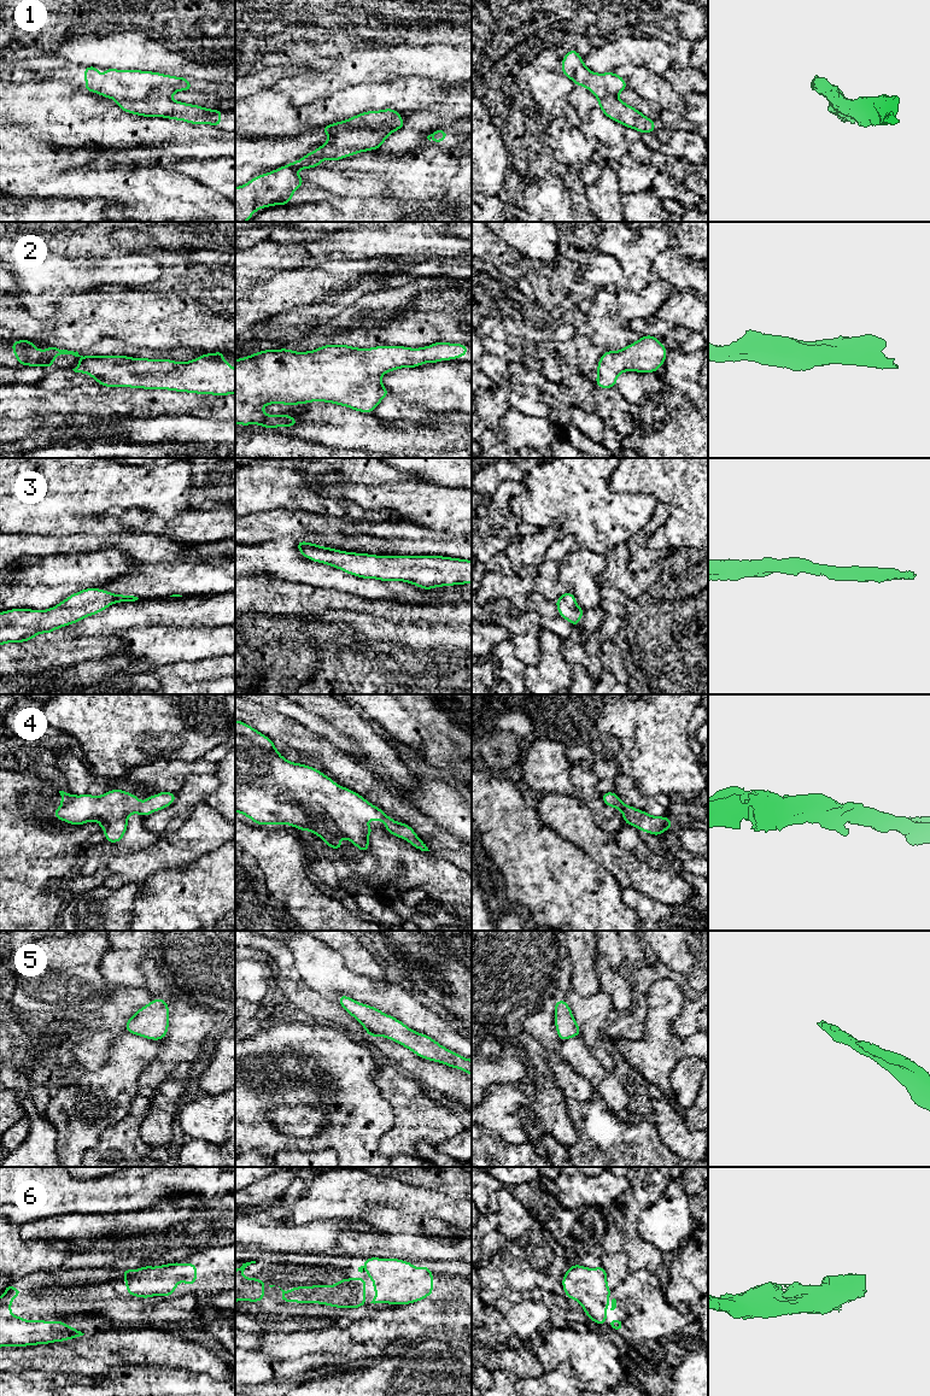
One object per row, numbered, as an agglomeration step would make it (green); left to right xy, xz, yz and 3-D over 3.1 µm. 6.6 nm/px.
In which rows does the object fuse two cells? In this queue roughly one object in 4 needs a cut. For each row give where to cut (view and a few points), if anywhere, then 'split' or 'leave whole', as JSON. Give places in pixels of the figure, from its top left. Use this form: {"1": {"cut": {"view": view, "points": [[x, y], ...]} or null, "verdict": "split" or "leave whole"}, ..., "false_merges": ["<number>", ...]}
{"1": {"cut": {"view": "xz", "points": [[403, 121], [387, 121], [376, 128], [338, 129], [328, 134]]}, "verdict": "split"}, "2": {"cut": null, "verdict": "leave whole"}, "3": {"cut": null, "verdict": "leave whole"}, "4": {"cut": null, "verdict": "leave whole"}, "5": {"cut": null, "verdict": "leave whole"}, "6": {"cut": null, "verdict": "leave whole"}, "false_merges": ["1"]}

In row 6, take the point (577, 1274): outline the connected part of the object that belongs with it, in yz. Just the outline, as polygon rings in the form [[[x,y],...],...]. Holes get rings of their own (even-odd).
[[[575,1263],[569,1266],[562,1278],[566,1297],[577,1300],[589,1320],[593,1320],[599,1326],[603,1326],[607,1319],[607,1297],[612,1295],[607,1277],[607,1271],[602,1266],[586,1268]]]

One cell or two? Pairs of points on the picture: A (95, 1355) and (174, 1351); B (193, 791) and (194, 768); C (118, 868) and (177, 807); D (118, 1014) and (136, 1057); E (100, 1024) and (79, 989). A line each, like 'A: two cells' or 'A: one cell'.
A: one cell
B: two cells
C: two cells
D: two cells
E: two cells

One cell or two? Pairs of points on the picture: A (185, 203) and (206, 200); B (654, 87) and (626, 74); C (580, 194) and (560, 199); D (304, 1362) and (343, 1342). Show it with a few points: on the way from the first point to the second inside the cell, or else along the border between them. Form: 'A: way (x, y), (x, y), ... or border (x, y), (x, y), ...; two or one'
A: way (189, 203), (202, 203); one
B: way (647, 84), (633, 75); one
C: border (561, 177), (573, 209); two
D: border (327, 1354), (313, 1351), (296, 1358); two

